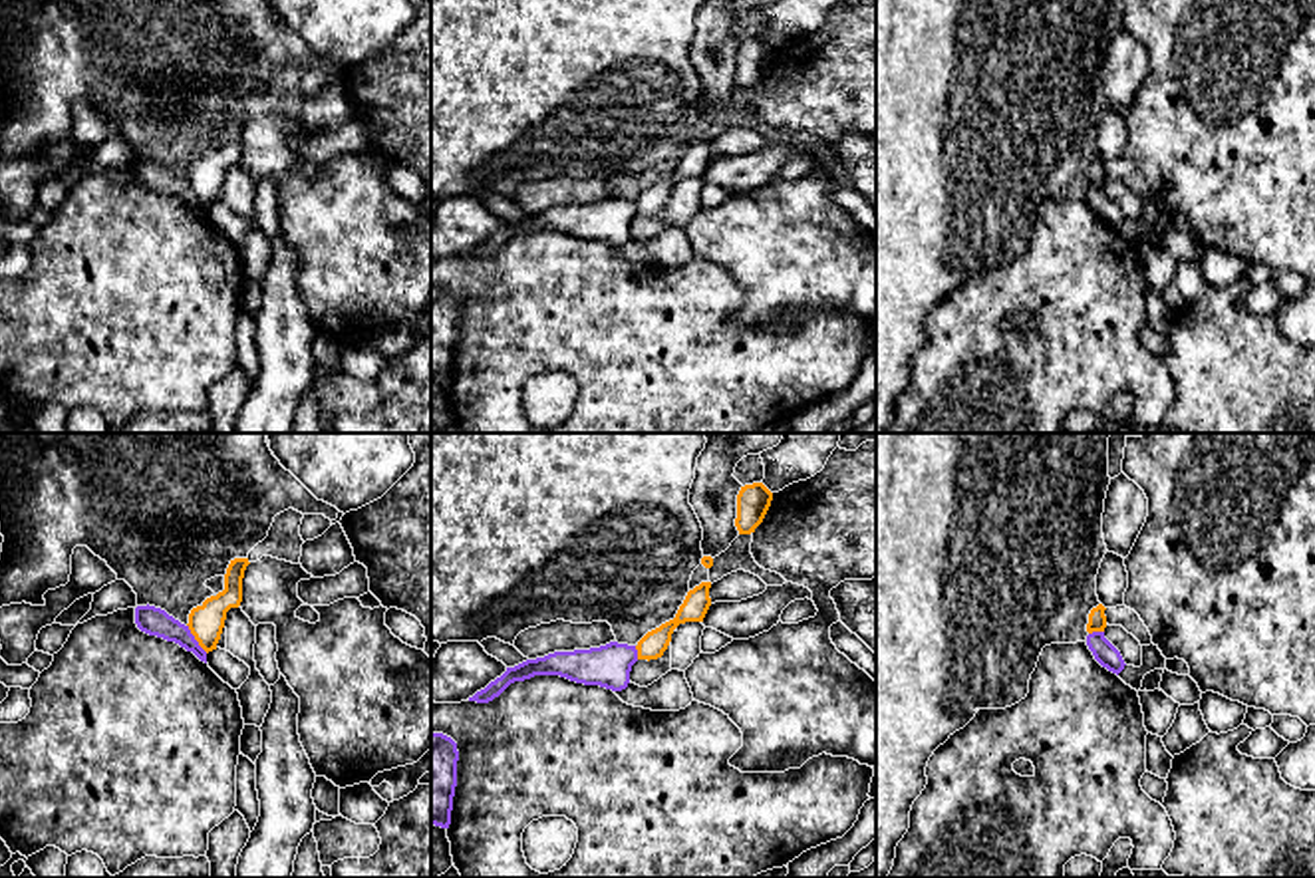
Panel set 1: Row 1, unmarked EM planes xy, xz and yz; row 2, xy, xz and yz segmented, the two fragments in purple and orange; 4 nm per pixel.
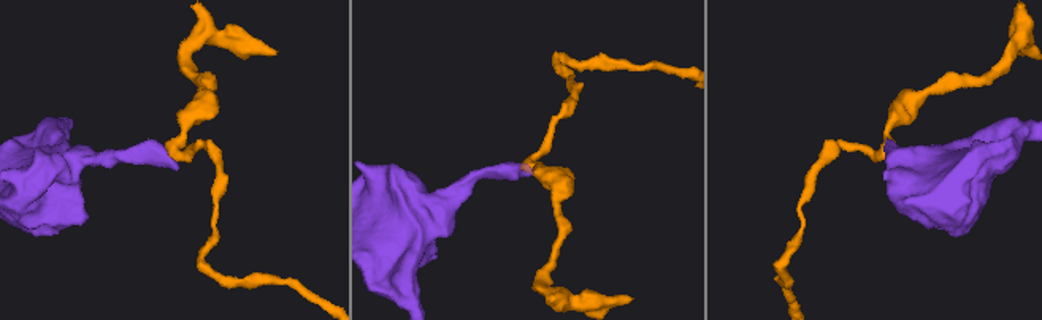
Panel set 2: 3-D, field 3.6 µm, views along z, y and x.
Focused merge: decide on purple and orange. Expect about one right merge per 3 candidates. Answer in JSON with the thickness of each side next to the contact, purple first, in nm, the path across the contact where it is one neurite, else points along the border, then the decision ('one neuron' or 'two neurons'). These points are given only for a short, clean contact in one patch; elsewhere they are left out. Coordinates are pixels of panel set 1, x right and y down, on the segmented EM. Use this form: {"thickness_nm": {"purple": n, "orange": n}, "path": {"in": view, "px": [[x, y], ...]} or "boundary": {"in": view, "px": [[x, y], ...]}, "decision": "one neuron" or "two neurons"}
{"thickness_nm": {"purple": 120, "orange": 140}, "boundary": {"in": "xy", "px": [[187, 624], [193, 638], [207, 652]]}, "decision": "two neurons"}

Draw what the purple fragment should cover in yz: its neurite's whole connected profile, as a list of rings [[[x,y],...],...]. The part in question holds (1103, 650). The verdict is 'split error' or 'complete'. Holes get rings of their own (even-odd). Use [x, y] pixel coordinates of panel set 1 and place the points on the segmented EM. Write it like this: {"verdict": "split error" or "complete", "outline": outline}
{"verdict": "complete", "outline": [[[1093,632],[1087,636],[1087,646],[1093,652],[1095,659],[1112,673],[1124,669],[1124,659],[1120,652],[1104,638],[1104,632]]]}

